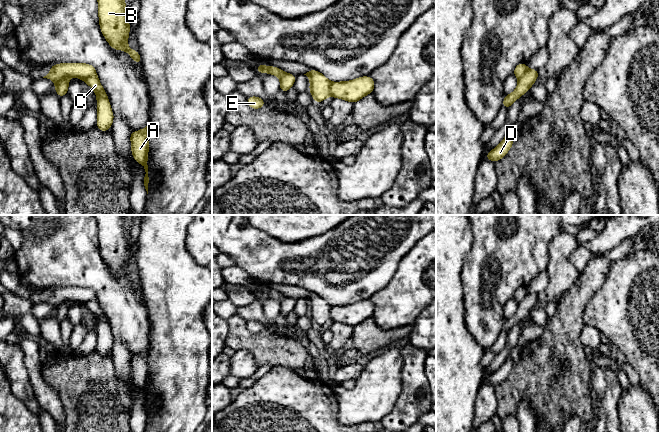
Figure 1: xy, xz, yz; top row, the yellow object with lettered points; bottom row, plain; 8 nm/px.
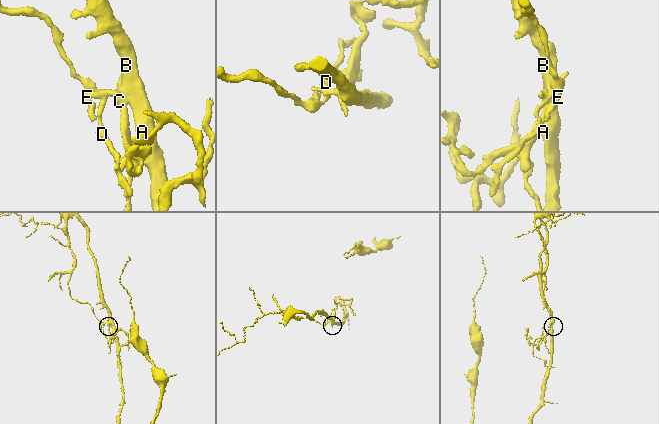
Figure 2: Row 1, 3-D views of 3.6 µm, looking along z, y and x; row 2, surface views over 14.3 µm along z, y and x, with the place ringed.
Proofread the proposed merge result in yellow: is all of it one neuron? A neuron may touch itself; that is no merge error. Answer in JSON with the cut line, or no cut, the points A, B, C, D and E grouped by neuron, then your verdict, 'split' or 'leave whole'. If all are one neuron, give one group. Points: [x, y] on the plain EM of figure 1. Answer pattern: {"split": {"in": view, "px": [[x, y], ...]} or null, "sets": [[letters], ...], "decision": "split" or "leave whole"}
{"split": {"in": "xy", "px": [[67, 299], [55, 307]]}, "sets": [["A", "B", "C"], ["D", "E"]], "decision": "split"}

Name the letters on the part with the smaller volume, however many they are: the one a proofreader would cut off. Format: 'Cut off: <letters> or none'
Cut off: D, E

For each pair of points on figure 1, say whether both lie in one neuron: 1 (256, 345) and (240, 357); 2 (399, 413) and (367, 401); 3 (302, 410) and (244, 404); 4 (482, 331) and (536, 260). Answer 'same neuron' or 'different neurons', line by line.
1: different neurons
2: different neurons
3: same neuron
4: same neuron

